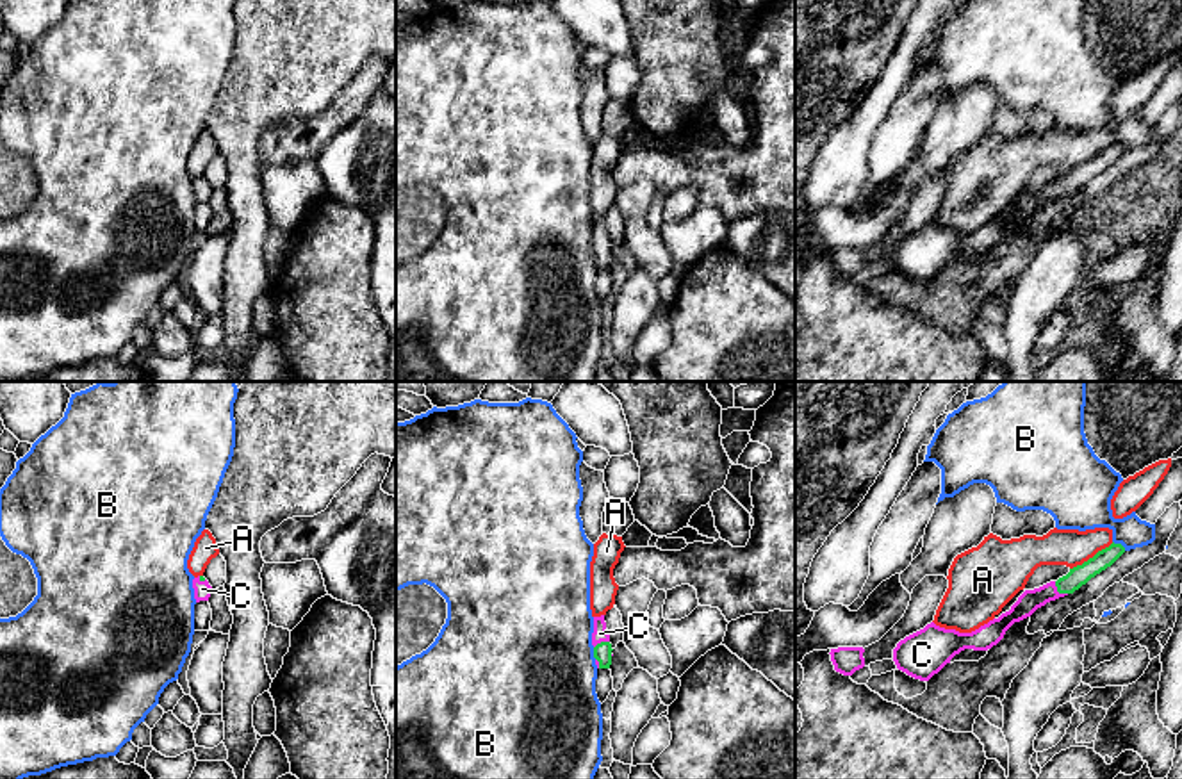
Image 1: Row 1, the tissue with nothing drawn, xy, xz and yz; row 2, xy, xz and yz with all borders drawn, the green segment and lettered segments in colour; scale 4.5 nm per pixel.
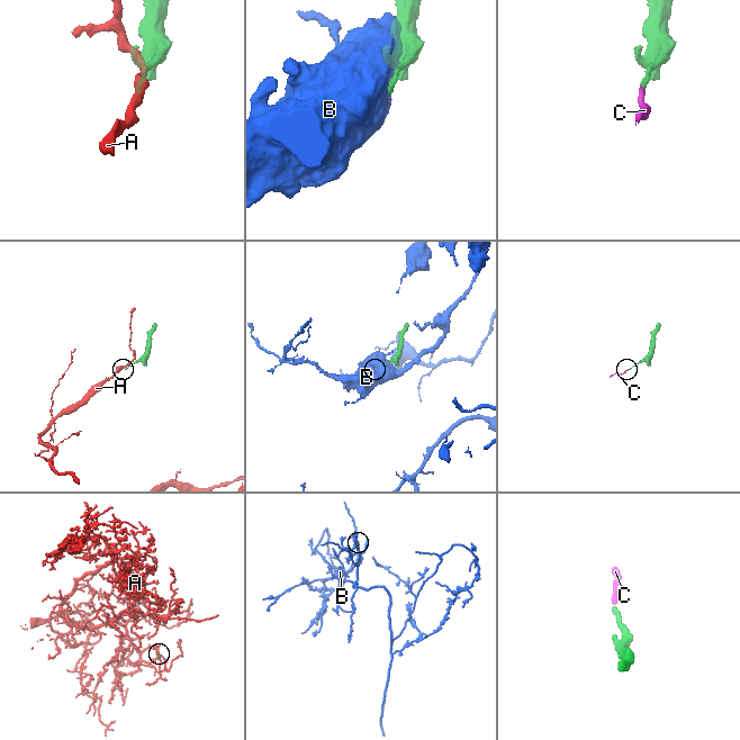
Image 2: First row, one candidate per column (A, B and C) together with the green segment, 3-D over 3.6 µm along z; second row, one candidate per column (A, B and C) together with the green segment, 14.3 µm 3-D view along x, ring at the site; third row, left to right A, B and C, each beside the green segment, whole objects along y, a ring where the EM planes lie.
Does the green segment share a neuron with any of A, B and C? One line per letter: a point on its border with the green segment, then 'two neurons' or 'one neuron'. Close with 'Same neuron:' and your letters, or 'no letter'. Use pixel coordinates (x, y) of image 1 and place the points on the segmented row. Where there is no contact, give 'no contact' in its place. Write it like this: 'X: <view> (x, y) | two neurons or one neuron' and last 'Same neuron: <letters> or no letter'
A: yz (1093, 557) | two neurons
B: yz (1120, 544) | two neurons
C: yz (1058, 590) | one neuron
Same neuron: C

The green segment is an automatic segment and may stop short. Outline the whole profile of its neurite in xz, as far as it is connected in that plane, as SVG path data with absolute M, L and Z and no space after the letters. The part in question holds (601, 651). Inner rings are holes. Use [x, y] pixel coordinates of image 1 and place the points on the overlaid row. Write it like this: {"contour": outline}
{"contour": "M604 615L594 617L592 645L597 668L610 668L613 649L610 644Z"}

